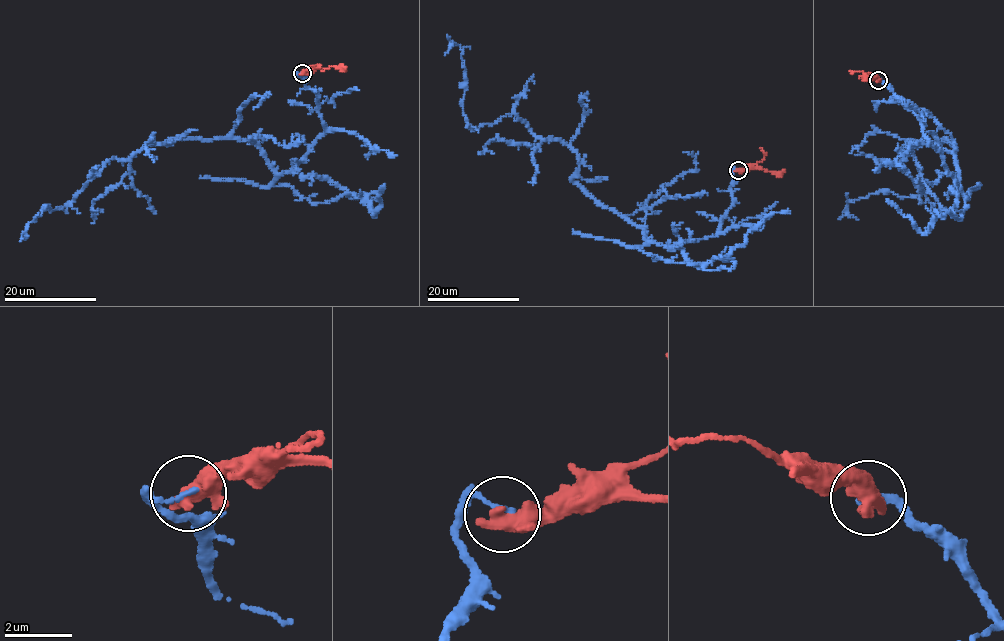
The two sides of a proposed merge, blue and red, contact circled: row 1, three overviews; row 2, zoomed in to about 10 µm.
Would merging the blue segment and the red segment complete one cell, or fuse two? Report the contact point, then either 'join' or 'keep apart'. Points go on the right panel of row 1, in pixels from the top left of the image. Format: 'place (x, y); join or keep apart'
place (878, 80); keep apart

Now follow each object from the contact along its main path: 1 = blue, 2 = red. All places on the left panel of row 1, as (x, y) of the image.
1: (301, 73), (325, 130), (296, 164), (279, 173), (251, 142), (171, 138), (109, 160), (25, 240)
2: (302, 73), (333, 66), (346, 69)

